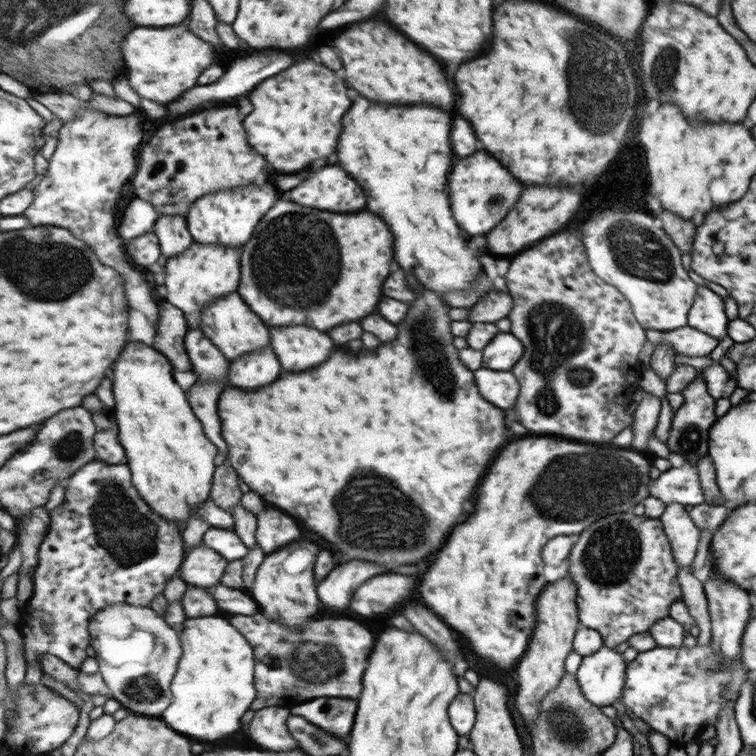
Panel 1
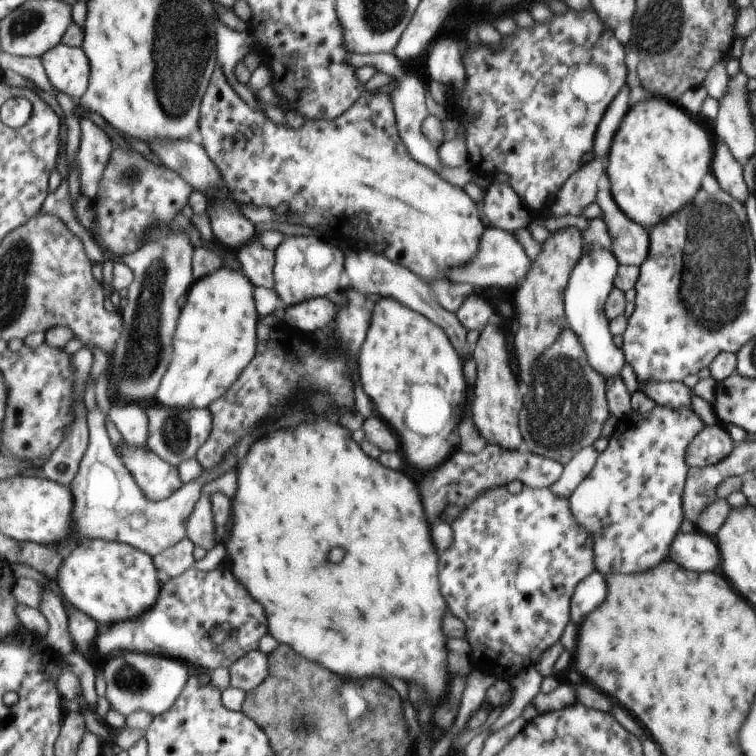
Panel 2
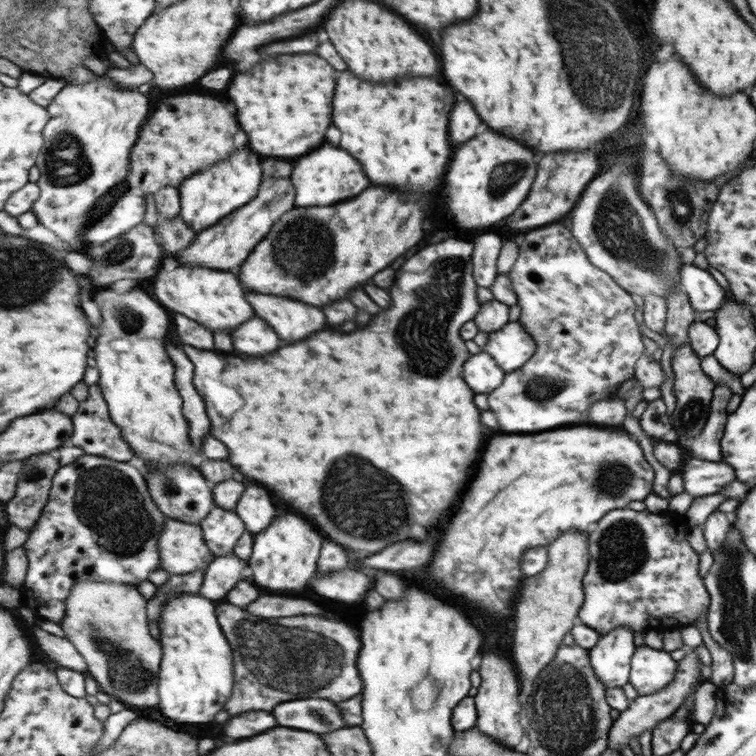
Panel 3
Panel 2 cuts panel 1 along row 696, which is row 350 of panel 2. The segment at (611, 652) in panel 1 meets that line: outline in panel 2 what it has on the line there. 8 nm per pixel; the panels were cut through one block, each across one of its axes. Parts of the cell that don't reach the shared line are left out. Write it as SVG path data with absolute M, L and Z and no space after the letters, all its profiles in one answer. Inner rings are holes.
M592 246L577 262L565 289L565 314L570 329L575 331L588 352L590 366L607 377L619 374L627 363L621 348L616 348L614 338L608 329L609 320L604 314L604 305L613 285L619 262L611 251Z

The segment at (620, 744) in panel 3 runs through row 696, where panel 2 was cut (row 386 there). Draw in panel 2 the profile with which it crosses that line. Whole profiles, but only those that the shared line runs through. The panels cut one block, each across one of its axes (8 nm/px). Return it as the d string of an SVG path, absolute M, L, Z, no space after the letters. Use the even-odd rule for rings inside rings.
M650 381L637 386L637 390L643 392L653 400L656 405L679 409L680 407L690 407L690 396L694 391L689 389L682 381L660 382Z

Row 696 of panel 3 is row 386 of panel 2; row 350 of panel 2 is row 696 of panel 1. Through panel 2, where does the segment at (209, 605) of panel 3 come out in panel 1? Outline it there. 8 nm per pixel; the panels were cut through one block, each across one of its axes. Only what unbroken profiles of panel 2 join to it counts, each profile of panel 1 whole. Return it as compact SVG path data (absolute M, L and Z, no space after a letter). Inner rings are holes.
M220 613L208 618L189 618L186 630L181 632L181 641L185 653L173 682L174 702L161 717L174 727L174 730L192 736L194 740L218 742L232 734L238 734L242 730L242 716L252 708L259 695L255 647L227 615L220 616Z

